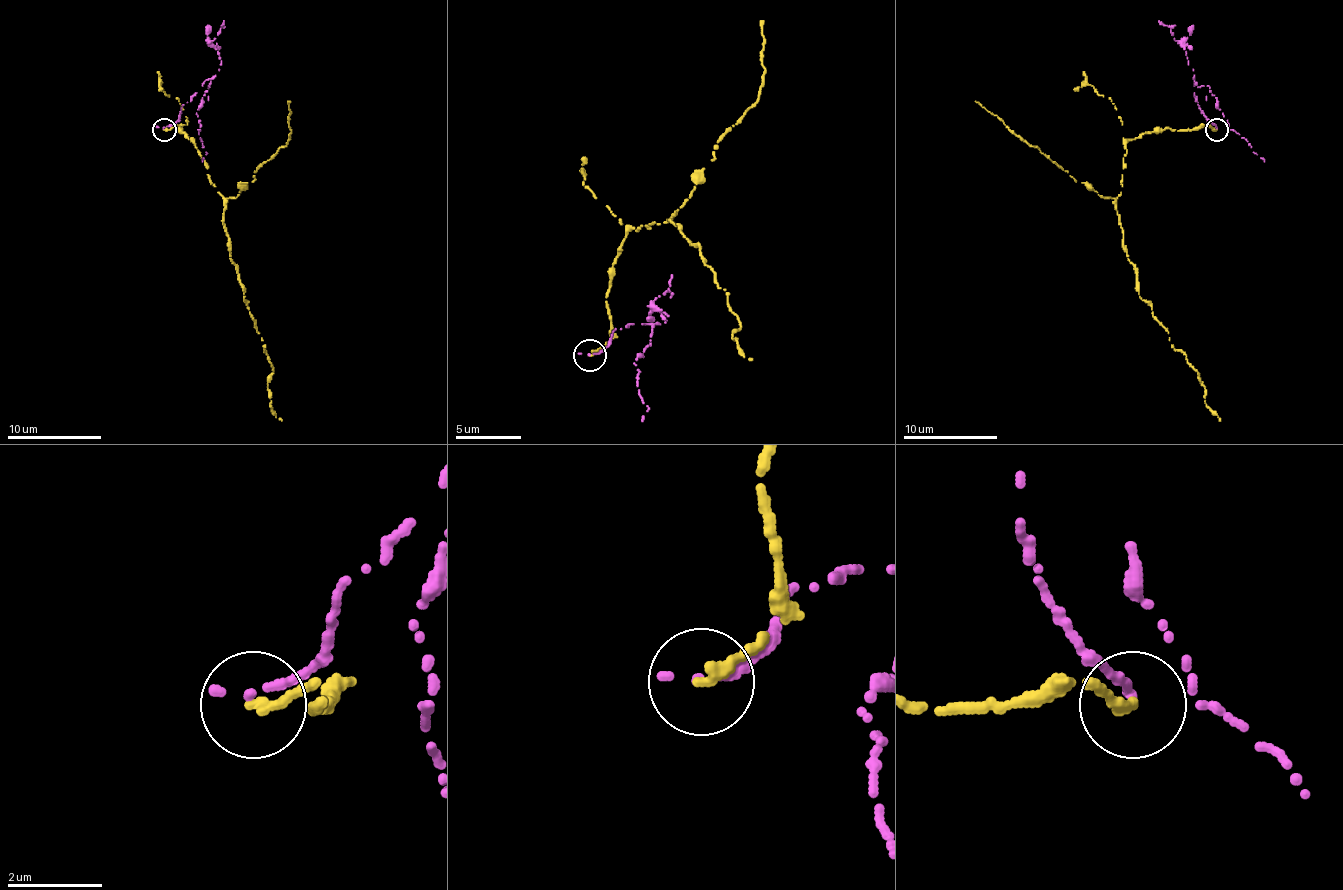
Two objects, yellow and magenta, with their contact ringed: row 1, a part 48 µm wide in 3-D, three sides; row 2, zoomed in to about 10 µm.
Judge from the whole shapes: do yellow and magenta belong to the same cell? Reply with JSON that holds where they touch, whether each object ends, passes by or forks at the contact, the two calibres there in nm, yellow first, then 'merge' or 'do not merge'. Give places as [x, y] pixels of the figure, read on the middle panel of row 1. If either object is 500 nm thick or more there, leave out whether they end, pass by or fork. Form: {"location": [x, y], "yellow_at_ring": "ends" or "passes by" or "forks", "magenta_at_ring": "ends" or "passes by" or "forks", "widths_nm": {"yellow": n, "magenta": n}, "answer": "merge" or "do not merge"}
{"location": [590, 355], "yellow_at_ring": "ends", "magenta_at_ring": "ends", "widths_nm": {"yellow": 260, "magenta": 200}, "answer": "do not merge"}

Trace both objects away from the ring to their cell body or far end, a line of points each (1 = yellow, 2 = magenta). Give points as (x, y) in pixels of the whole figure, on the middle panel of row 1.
1: (590, 356), (610, 336), (610, 267), (626, 234), (672, 215), (741, 326), (731, 339), (751, 359)
2: (590, 356), (610, 343), (613, 330), (649, 323), (649, 346), (633, 362), (649, 408), (643, 421)

